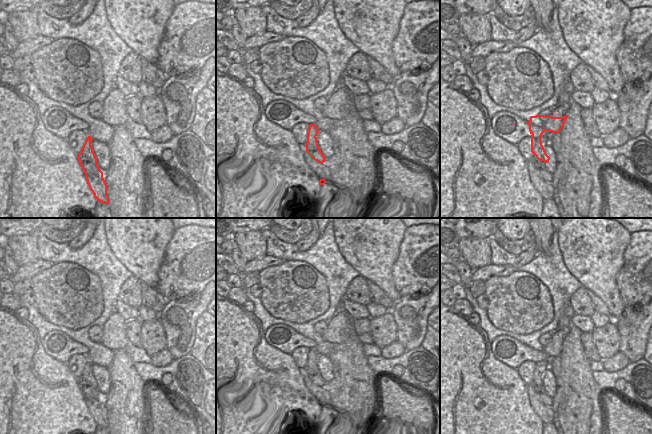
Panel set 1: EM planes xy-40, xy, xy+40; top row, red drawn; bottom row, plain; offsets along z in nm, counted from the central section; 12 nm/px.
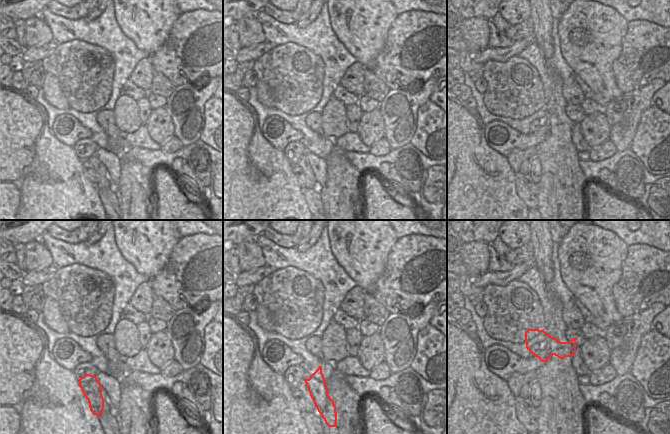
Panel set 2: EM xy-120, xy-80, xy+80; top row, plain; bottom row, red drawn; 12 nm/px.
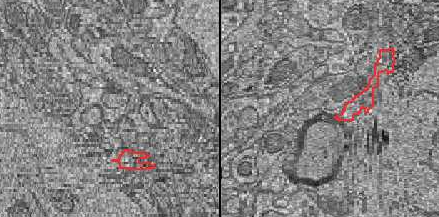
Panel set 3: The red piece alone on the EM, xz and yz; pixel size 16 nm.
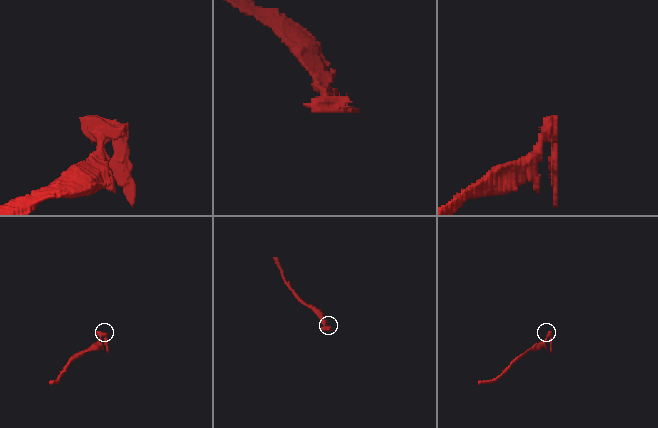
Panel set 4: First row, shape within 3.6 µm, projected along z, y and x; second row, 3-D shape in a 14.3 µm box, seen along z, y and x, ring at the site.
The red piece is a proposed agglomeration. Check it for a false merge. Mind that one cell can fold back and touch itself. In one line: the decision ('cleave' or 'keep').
cleave

